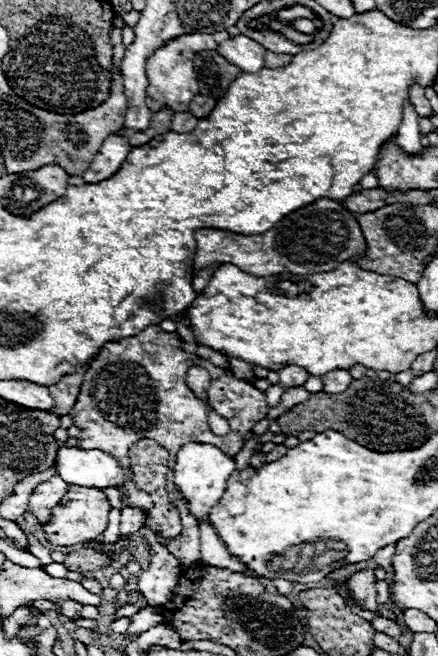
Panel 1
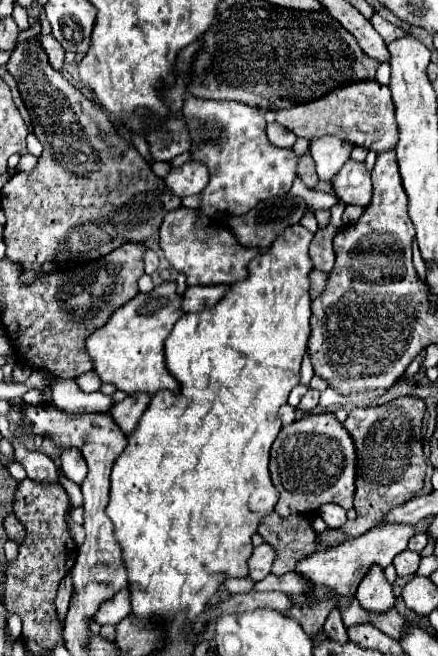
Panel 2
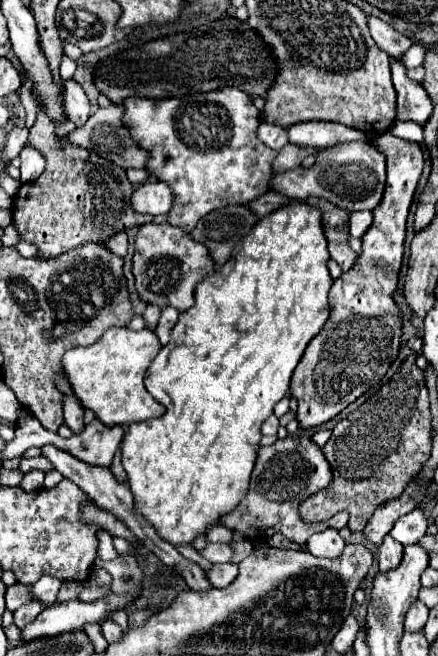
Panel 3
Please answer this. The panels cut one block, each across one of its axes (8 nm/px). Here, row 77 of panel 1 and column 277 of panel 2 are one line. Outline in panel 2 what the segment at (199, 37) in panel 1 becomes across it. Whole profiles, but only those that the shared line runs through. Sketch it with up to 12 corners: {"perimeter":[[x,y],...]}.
{"perimeter":[[188,96],[200,210],[238,216],[290,190],[300,156],[258,108]]}

